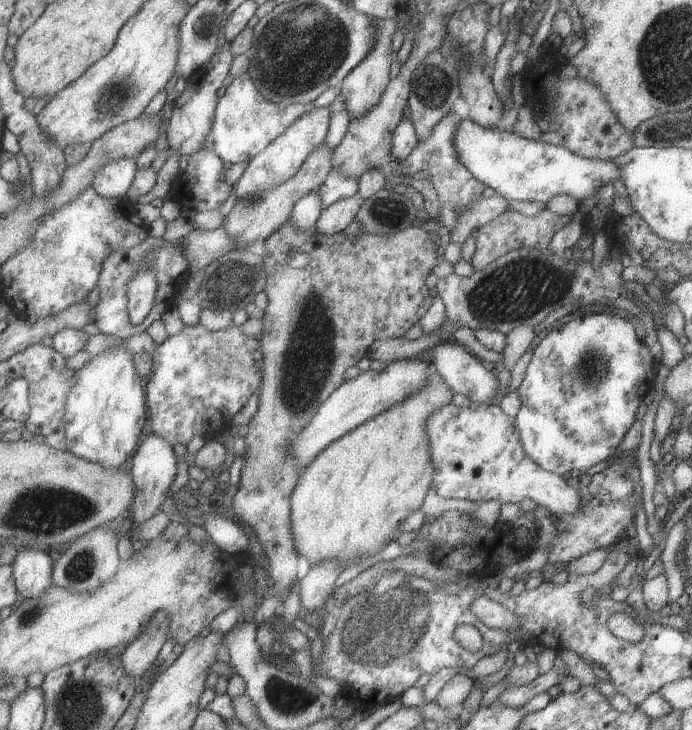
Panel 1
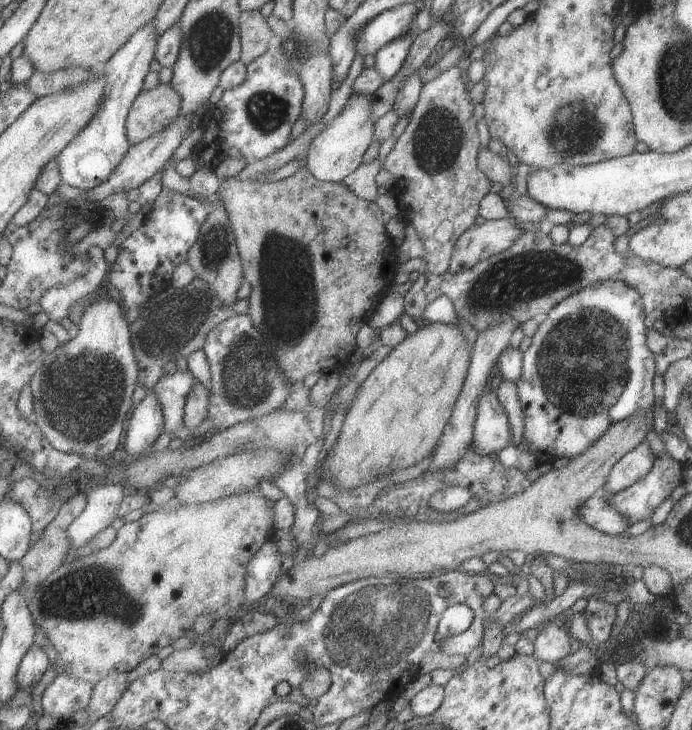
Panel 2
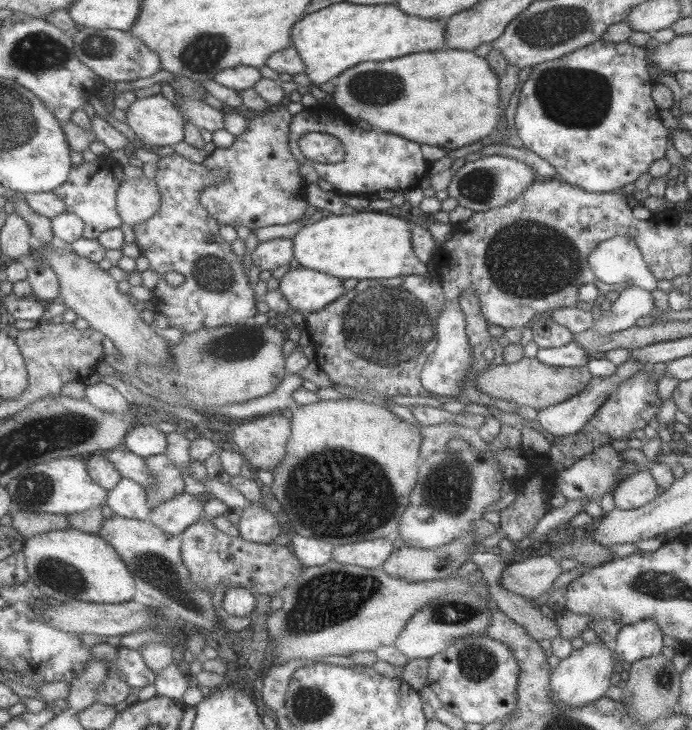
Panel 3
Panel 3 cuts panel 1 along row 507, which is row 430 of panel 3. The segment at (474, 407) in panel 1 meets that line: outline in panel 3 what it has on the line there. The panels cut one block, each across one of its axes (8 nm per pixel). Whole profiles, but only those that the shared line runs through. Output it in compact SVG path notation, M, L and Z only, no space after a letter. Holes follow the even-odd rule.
M628 358L623 364L616 367L616 374L608 378L592 377L591 381L579 393L574 394L568 400L559 404L553 404L548 408L536 410L534 422L539 424L547 434L551 436L565 436L565 434L575 433L583 428L585 424L595 415L595 412L606 402L606 399L613 393L617 386L630 378L633 374L640 372L645 365L638 364Z

